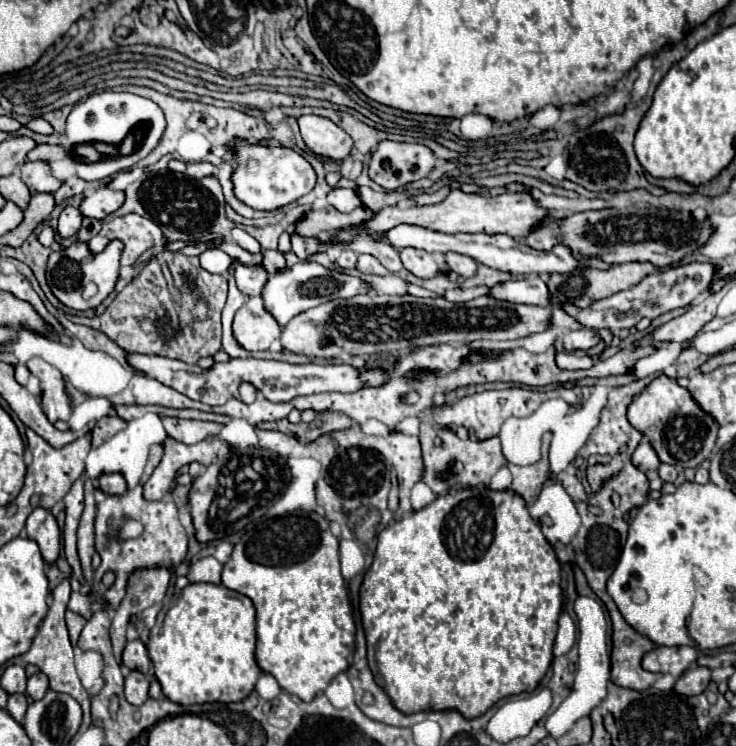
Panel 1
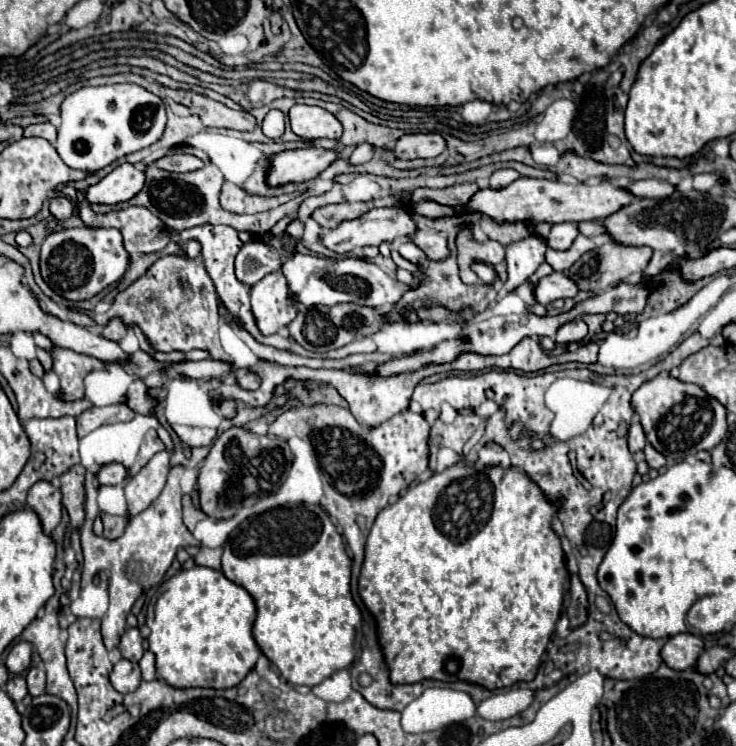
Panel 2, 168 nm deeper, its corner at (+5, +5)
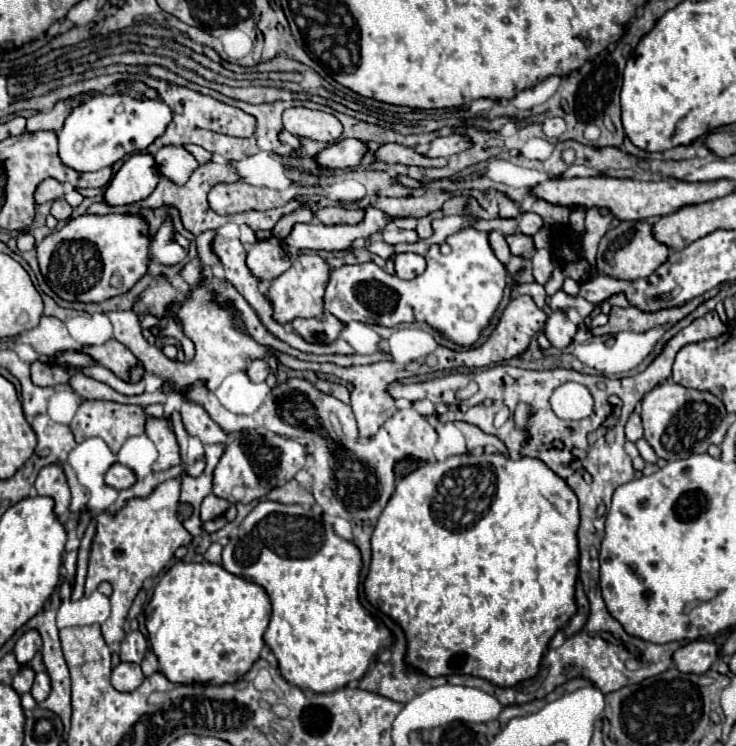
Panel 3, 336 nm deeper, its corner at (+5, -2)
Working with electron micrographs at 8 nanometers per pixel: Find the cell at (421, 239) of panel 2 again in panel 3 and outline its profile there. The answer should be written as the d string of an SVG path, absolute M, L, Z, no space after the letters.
M390 223L390 225L384 229L382 237L384 237L386 243L392 243L392 245L396 245L396 243L416 243L416 241L420 239L416 231L402 231L402 229L398 229L394 223Z

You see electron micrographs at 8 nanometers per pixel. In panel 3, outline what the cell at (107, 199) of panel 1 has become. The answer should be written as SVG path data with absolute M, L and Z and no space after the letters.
M146 153L132 155L112 177L104 193L104 203L110 207L132 205L146 199L158 185L160 173L154 157Z

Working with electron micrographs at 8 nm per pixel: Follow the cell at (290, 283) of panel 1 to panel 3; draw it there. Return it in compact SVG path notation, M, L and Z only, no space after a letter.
M464 229L446 237L446 245L450 247L450 253L446 255L438 245L432 245L426 253L426 271L410 281L388 275L376 263L332 269L324 293L324 311L344 323L362 321L394 327L398 323L424 321L454 343L470 347L480 337L480 331L490 323L502 299L508 273L492 253L486 233Z

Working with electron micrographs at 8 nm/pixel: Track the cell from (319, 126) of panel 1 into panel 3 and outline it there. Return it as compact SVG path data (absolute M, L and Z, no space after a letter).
M306 107L286 109L282 115L284 129L296 137L334 143L342 135L342 123L324 111L312 111Z

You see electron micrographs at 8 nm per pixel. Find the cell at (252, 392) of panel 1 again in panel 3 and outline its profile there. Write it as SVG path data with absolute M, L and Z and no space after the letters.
M252 361L246 369L246 375L250 377L252 383L262 383L270 375L270 367L266 361Z

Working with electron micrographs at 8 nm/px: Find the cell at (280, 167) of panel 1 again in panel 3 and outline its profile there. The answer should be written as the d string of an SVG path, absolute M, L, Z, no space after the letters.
M342 139L322 149L316 155L316 163L320 169L348 169L356 167L366 153L366 143L358 139Z

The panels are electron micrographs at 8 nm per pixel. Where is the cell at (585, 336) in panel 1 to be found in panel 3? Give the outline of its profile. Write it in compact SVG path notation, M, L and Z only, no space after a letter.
M554 311L554 313L550 313L550 317L546 321L544 335L556 349L566 349L572 343L576 331L578 331L576 323L572 323L562 311Z

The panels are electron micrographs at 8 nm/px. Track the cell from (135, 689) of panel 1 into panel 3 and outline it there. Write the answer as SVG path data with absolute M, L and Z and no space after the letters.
M120 663L114 671L112 671L112 687L116 691L122 693L130 693L134 689L140 687L140 683L144 681L142 669L136 663Z

